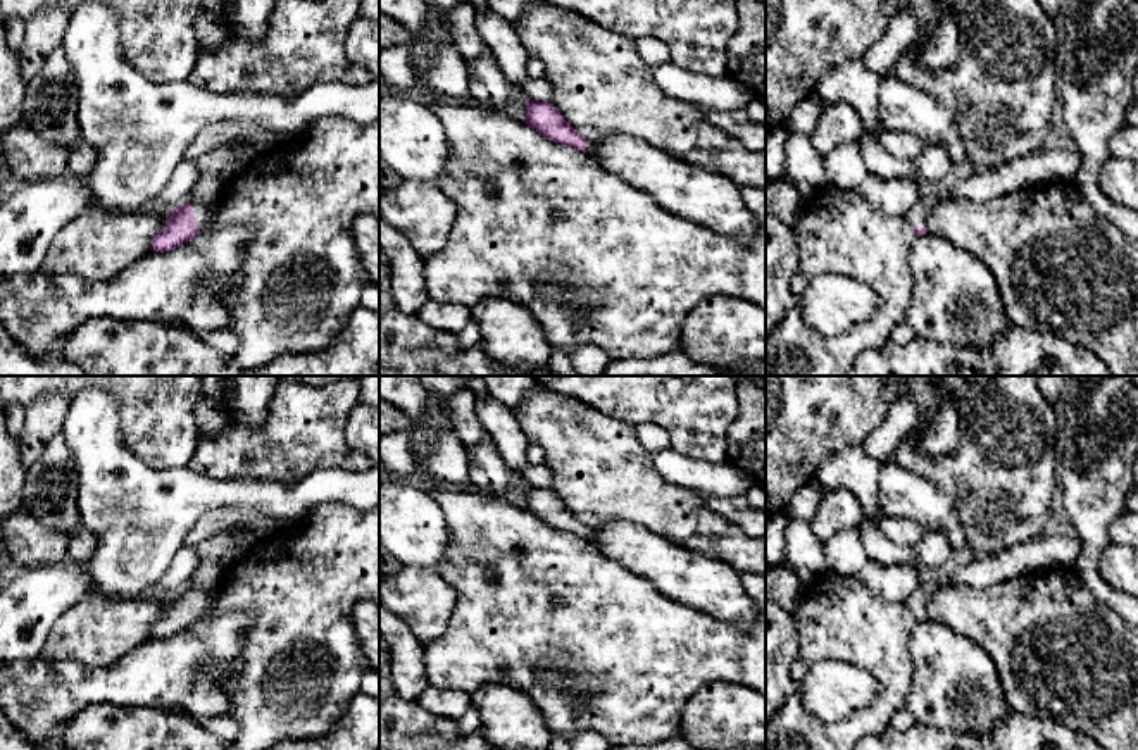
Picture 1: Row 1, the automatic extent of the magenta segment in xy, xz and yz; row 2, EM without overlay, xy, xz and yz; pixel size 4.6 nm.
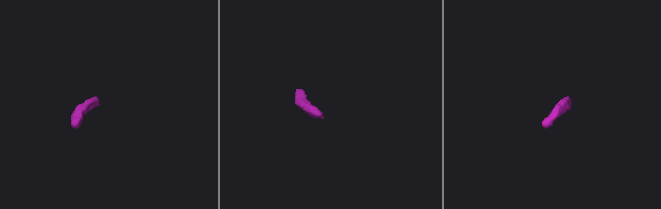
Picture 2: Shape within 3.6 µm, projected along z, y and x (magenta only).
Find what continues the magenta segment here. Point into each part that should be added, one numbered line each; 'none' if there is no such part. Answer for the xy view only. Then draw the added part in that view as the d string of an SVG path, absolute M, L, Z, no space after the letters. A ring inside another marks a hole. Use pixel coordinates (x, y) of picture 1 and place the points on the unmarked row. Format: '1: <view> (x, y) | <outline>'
1: xy (204, 600) | M219 584L221 586L221 584ZM219 586L212 591L191 591L191 598L195 600L195 609L200 616L207 614L214 603L214 595Z

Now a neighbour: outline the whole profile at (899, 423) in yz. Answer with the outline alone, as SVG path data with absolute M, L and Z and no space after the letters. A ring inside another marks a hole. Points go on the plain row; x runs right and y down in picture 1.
M907 398L895 400L881 424L866 438L864 450L881 466L893 460L897 448L916 428L916 403Z

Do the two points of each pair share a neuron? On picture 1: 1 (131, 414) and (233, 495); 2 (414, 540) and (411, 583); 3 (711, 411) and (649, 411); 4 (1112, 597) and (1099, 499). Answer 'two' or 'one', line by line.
1: two
2: two
3: one
4: one

